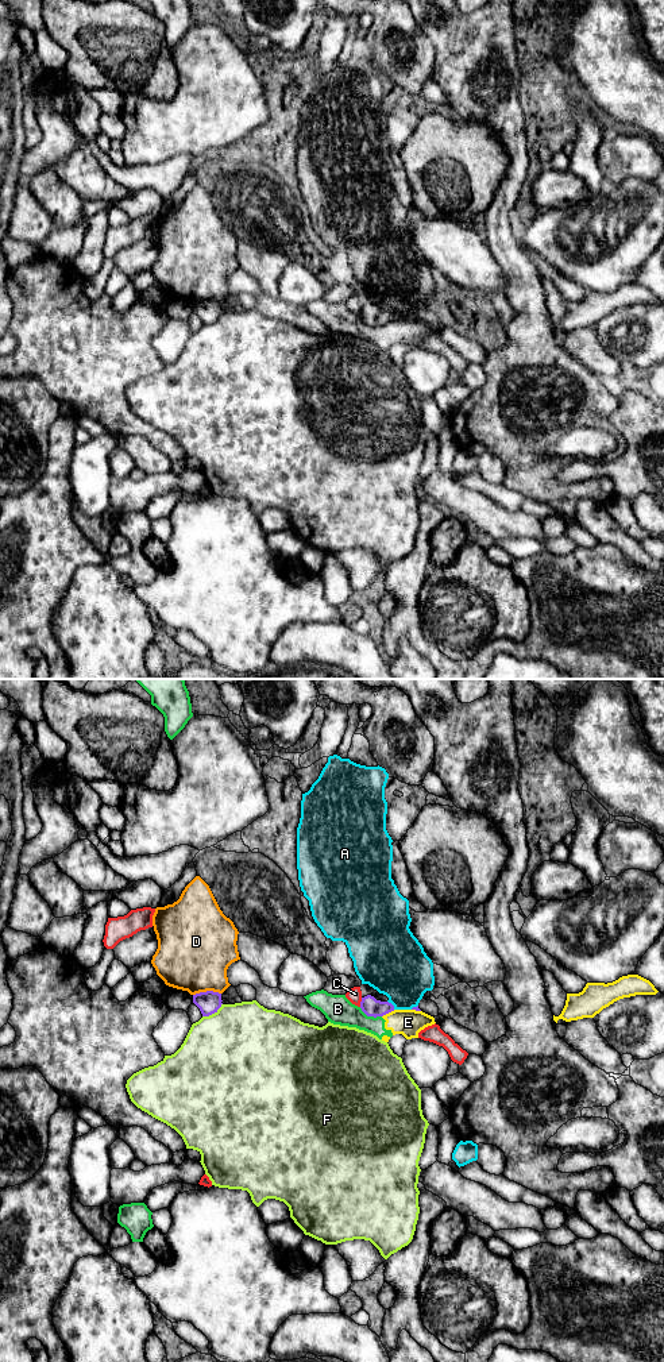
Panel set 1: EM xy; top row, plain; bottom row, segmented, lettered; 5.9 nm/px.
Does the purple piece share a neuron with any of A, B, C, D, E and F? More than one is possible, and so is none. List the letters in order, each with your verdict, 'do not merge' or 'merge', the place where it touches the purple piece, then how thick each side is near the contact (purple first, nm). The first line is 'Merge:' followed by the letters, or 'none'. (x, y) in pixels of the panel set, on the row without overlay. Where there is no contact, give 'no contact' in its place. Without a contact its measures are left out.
Merge: none
A: do not merge; meets purple in xy at (392, 313); 110 nm thick on the purple side, 380 nm on the other
B: do not merge; meets purple in xy at (370, 324); 110 nm thick on the purple side, 170 nm on the other
C: do not merge; meets purple in xy at (361, 311); 110 nm thick on the purple side, 90 nm on the other
D: do not merge; meets purple in xy at (207, 300); 140 nm thick on the purple side, 440 nm on the other
E: do not merge; meets purple in xy at (388, 321); 110 nm thick on the purple side, 160 nm on the other
F: do not merge; meets purple in xy at (212, 321); 140 nm thick on the purple side, 480 nm on the other

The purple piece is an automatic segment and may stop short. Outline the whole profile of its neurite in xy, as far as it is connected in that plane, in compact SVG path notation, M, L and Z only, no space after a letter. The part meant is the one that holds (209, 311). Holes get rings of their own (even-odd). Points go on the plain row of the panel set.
M206 300L193 304L193 312L200 317L202 325L209 325L221 316L221 302Z

